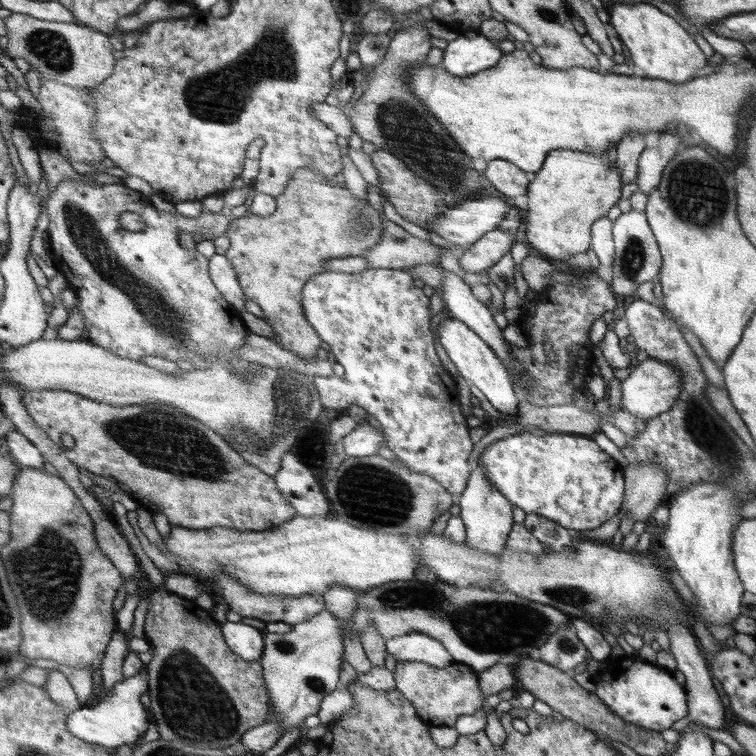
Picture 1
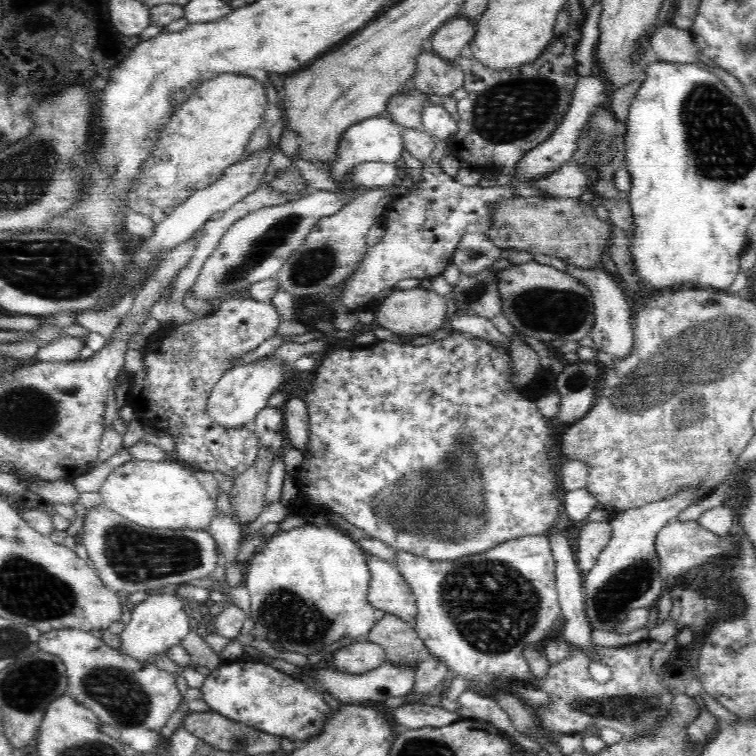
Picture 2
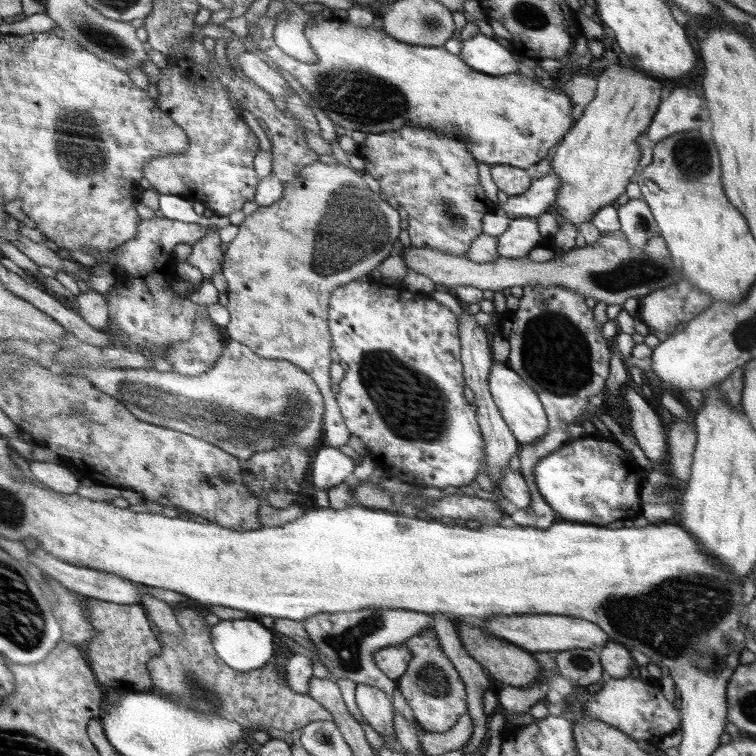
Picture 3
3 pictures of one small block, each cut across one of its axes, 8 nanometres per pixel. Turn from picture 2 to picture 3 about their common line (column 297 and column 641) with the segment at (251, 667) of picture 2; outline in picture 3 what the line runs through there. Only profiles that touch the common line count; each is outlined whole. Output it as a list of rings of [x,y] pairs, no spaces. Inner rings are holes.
[[[628,675],[624,678],[608,678],[596,696],[586,699],[584,714],[592,720],[602,720],[632,736],[634,740],[648,740],[652,736],[664,737],[678,731],[680,715],[674,703],[670,703],[662,694],[659,680],[651,683]]]

